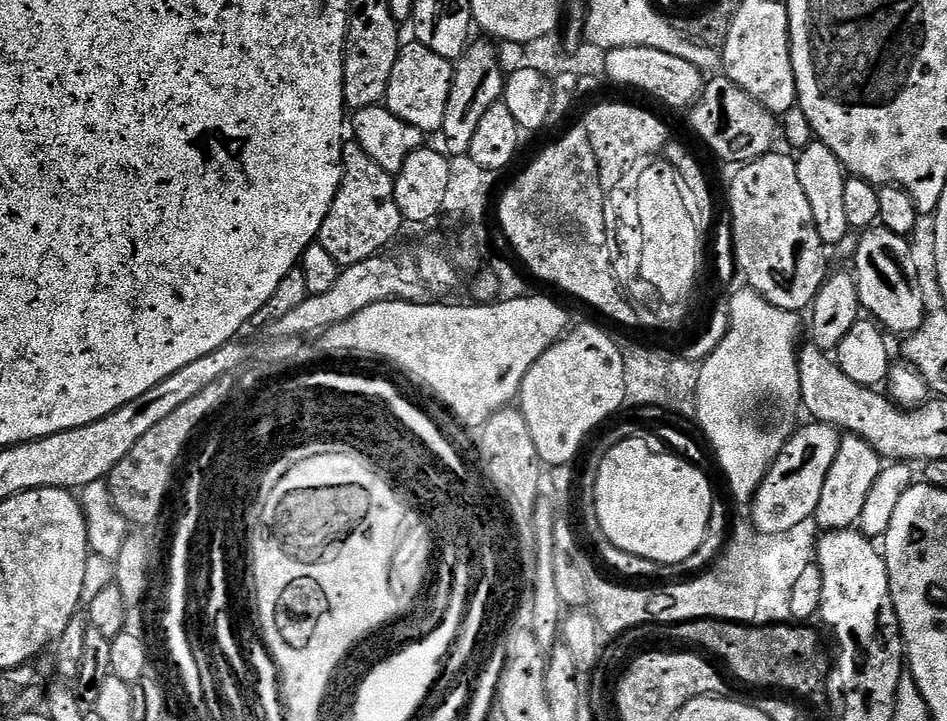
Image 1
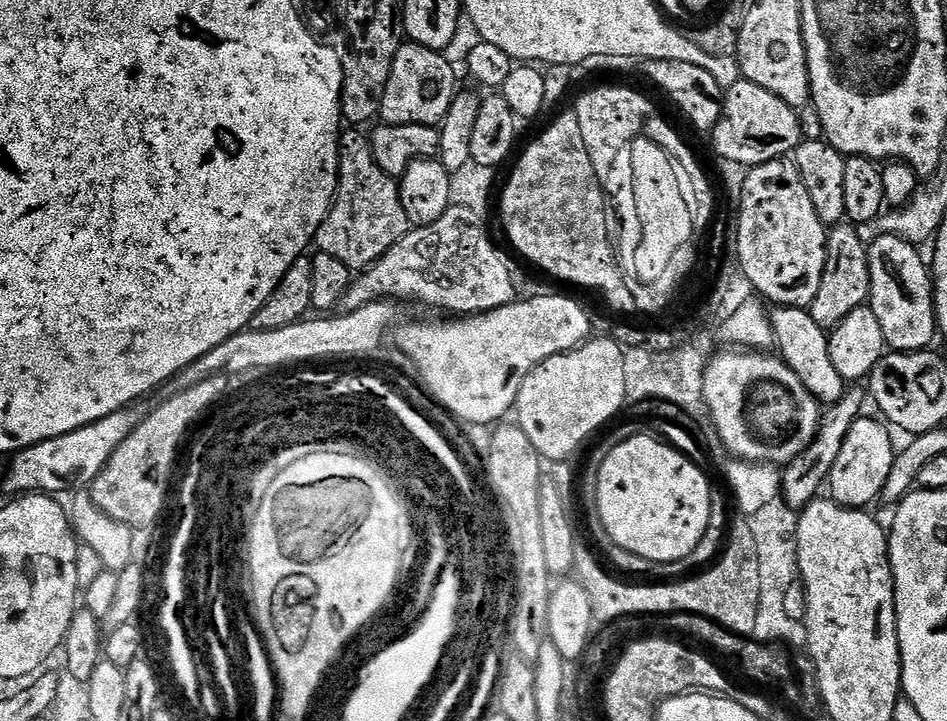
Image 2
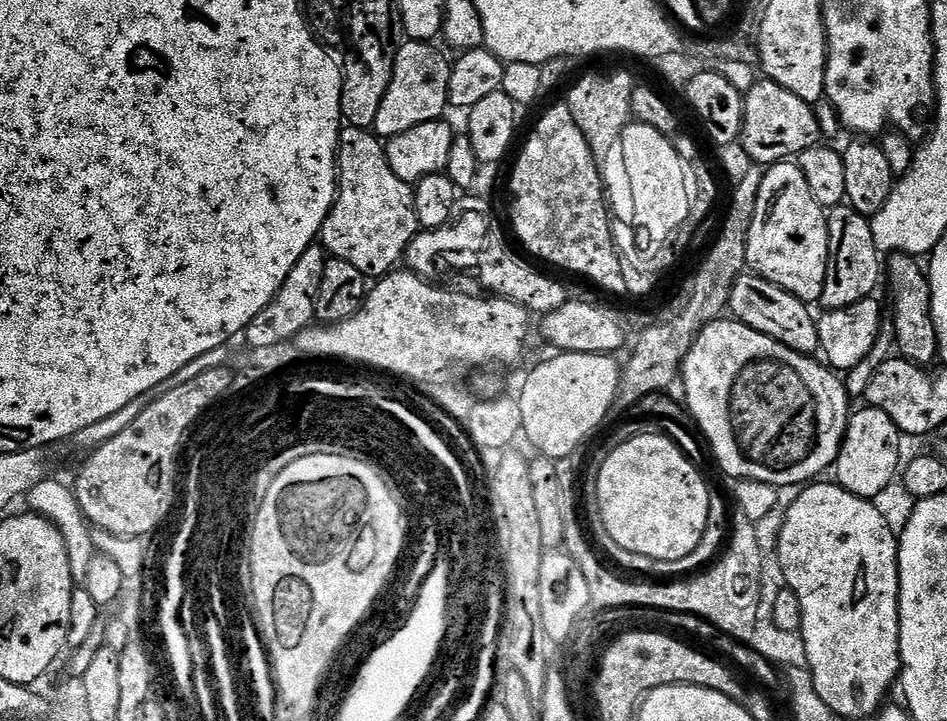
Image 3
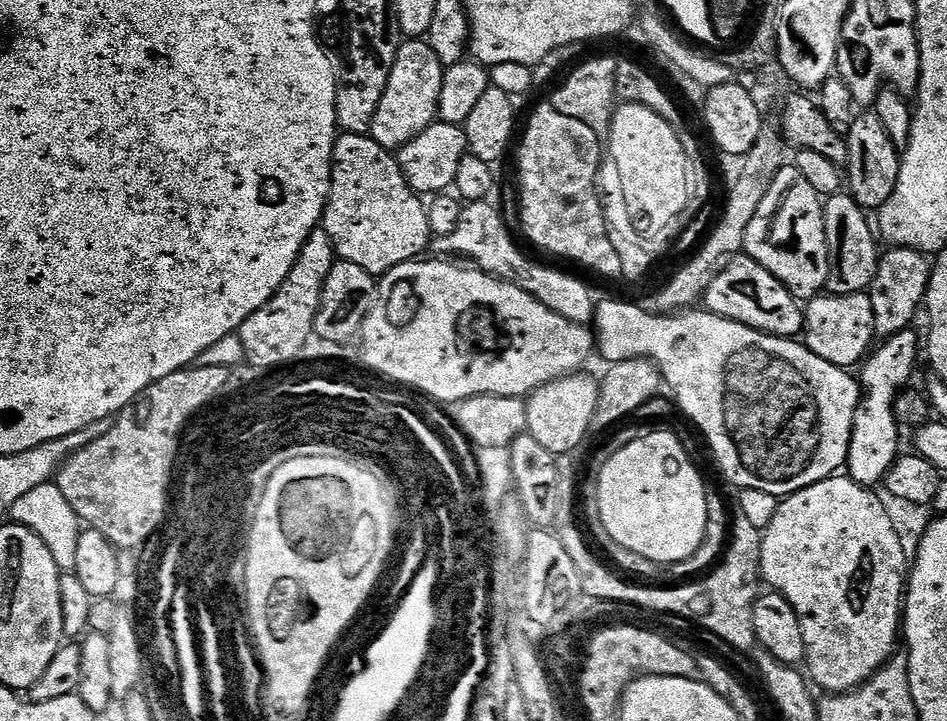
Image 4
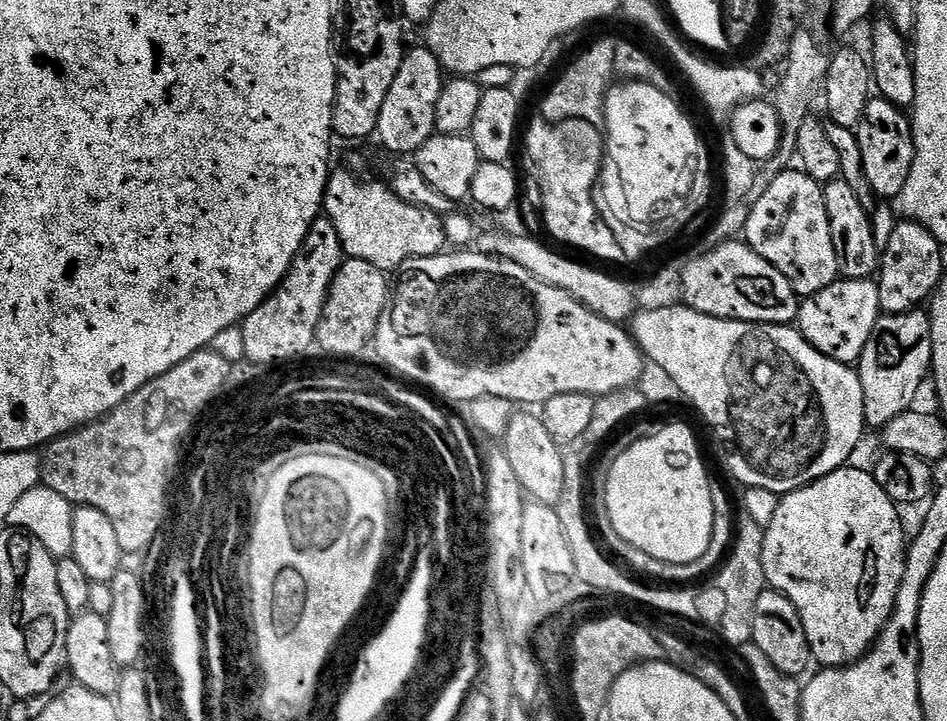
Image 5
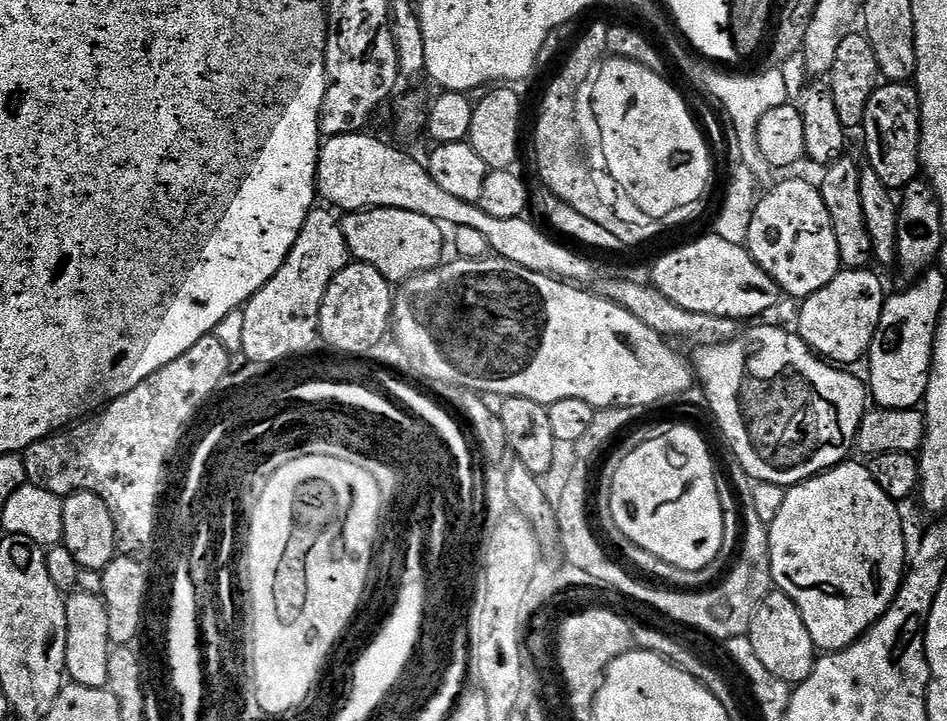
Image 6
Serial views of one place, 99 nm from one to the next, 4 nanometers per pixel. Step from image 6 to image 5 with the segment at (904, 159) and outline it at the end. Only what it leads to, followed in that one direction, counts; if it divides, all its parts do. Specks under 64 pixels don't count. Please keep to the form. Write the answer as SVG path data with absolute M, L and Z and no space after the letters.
M883 98L869 99L861 122L855 129L858 146L862 152L862 167L866 179L873 188L877 198L895 198L906 186L906 178L910 178L910 166L914 166L914 138L912 122L905 109L896 108L889 100Z

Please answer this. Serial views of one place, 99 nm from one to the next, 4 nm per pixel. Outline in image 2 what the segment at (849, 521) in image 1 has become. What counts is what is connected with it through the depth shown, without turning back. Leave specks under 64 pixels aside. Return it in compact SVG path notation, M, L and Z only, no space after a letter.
M859 418L850 426L838 458L828 471L826 488L832 492L831 499L844 508L867 509L877 499L881 499L886 478L890 476L890 466L896 461L897 449L892 448L892 436L879 419Z

